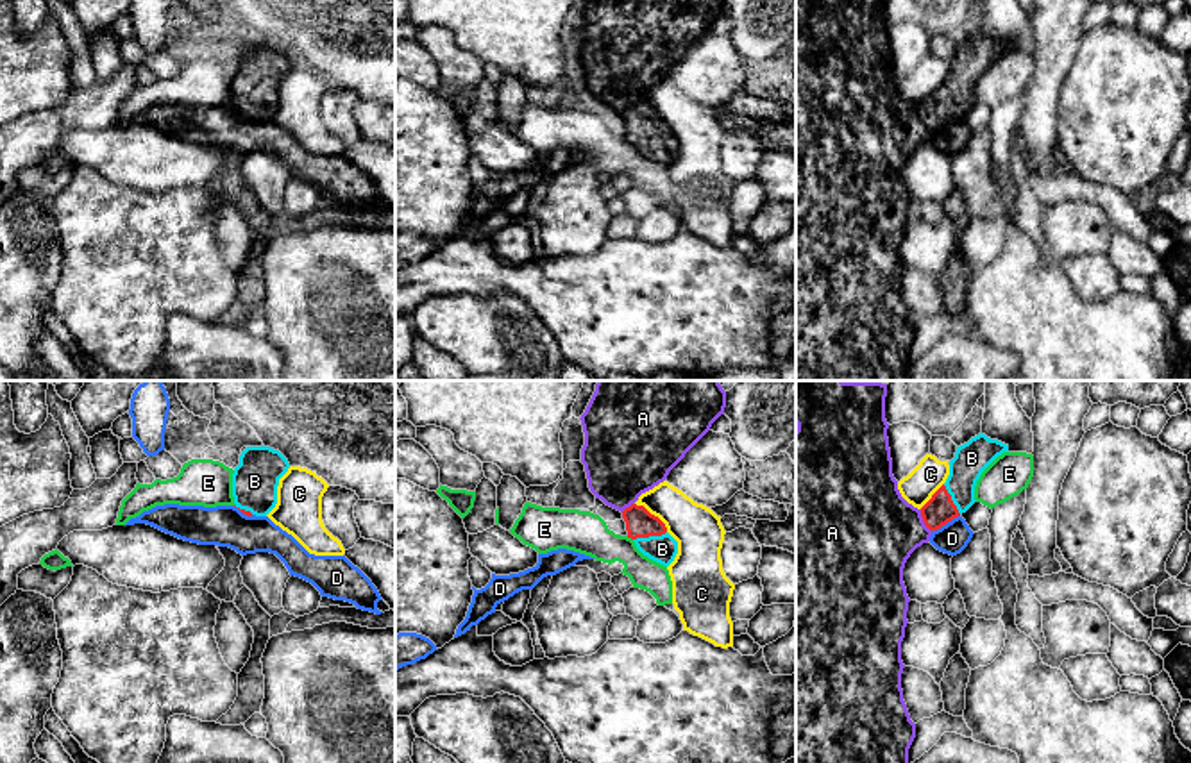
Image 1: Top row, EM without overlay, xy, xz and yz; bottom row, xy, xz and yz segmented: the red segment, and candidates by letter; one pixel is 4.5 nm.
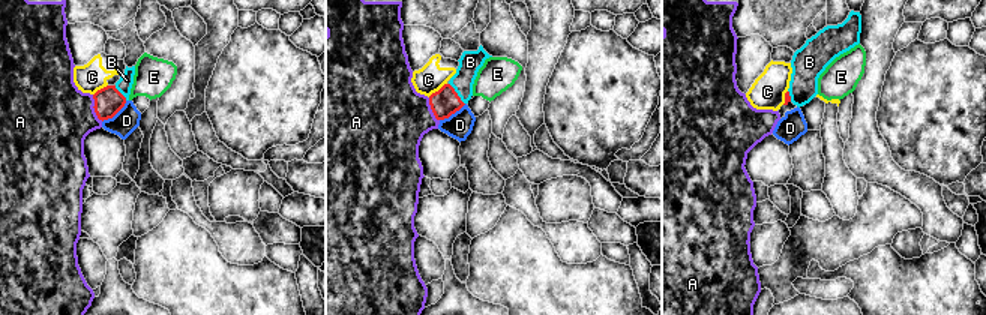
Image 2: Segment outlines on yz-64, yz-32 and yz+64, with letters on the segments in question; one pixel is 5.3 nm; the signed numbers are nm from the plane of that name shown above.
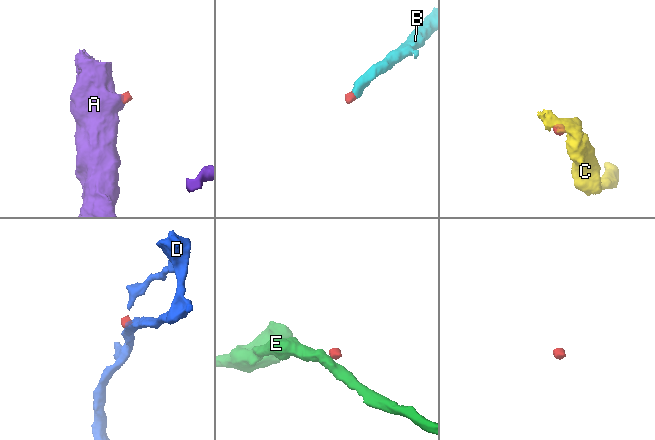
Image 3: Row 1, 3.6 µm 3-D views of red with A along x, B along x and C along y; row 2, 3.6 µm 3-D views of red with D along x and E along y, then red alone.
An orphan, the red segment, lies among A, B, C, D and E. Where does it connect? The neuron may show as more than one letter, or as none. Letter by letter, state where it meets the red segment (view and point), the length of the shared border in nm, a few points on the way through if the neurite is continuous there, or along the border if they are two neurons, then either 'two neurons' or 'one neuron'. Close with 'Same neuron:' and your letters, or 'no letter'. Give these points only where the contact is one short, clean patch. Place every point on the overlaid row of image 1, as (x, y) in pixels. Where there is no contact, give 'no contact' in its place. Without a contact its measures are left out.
A: meets red in yz at (923, 520); contact 120 nm long; runs through yz (939, 510), (923, 520), (912, 528), (870, 531); one neuron
B: meets red in xz at (650, 535); contact 160 nm long; runs through xz (639, 522), (650, 535), (662, 549); one neuron
C: meets red in xz at (653, 515); contact 200 nm long; border along xz (635, 503), (653, 513), (667, 531); two neurons
D: meets red in yz at (945, 524); contact 150 nm long; border along yz (959, 515), (932, 531); two neurons
E: meets red in xz at (630, 536); contact 40 nm long; border along xz (626, 536), (632, 540); two neurons
Same neuron: A, B

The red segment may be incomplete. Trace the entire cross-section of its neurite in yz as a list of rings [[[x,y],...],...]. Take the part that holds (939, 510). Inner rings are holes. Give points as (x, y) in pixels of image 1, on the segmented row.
[[[796,381],[796,763],[908,763],[908,749],[916,738],[916,724],[910,720],[901,690],[901,641],[908,624],[908,595],[903,583],[903,568],[910,554],[930,541],[933,531],[941,529],[953,518],[966,513],[975,500],[975,486],[982,472],[1009,445],[991,440],[985,434],[971,438],[957,447],[955,457],[950,461],[950,475],[946,482],[921,507],[908,504],[892,475],[892,459],[889,449],[885,420],[885,397],[891,381]]]

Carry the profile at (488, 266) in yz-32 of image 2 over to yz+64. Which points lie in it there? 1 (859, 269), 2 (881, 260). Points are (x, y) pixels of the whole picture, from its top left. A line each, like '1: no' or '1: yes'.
1: yes
2: yes

